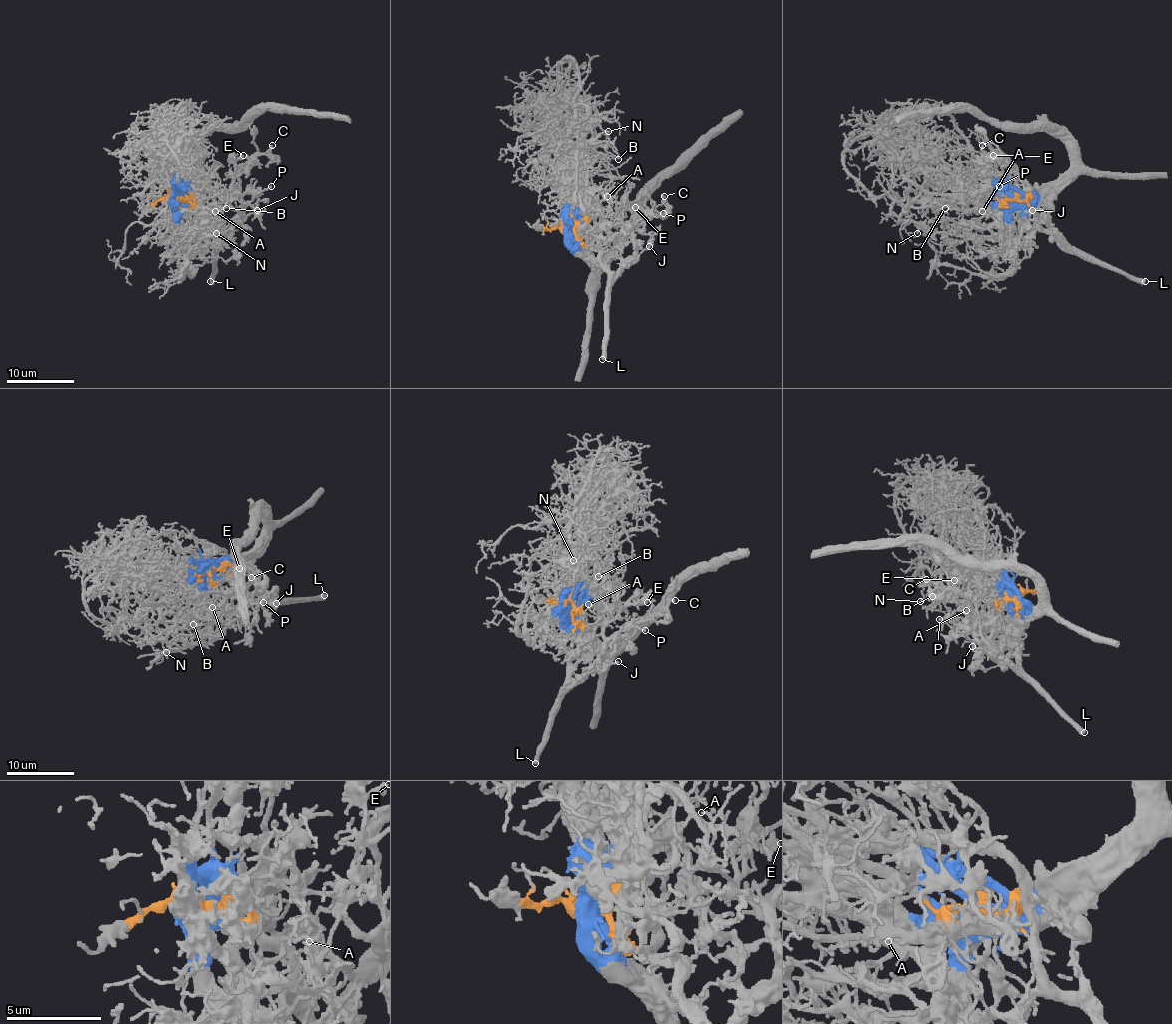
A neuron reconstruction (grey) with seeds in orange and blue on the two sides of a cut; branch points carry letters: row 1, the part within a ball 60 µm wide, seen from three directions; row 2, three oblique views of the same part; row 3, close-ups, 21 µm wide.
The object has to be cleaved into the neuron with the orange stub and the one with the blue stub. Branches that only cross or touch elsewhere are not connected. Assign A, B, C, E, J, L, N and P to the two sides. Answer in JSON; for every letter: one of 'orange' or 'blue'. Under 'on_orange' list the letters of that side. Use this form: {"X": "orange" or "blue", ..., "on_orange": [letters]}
{"A": "blue", "B": "blue", "C": "orange", "E": "orange", "J": "orange", "L": "orange", "N": "blue", "P": "orange", "on_orange": ["C", "E", "J", "L", "P"]}

